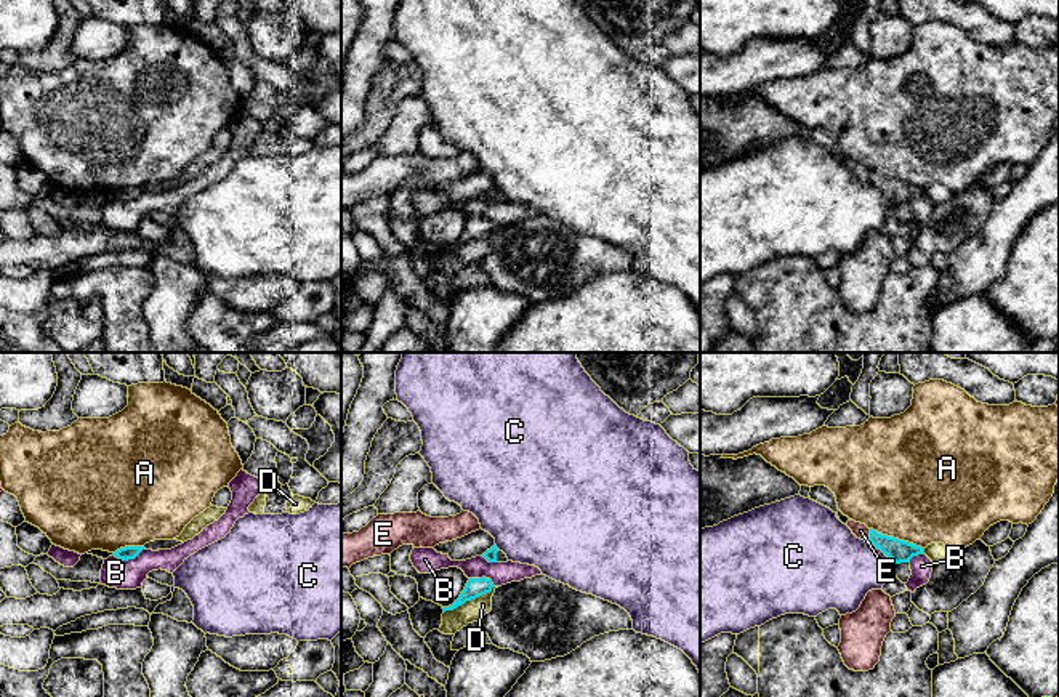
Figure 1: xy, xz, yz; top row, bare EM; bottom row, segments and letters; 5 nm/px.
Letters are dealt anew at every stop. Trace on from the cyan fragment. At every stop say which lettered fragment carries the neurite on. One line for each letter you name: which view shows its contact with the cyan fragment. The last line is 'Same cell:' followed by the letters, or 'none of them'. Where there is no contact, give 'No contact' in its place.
Same cell: none of them

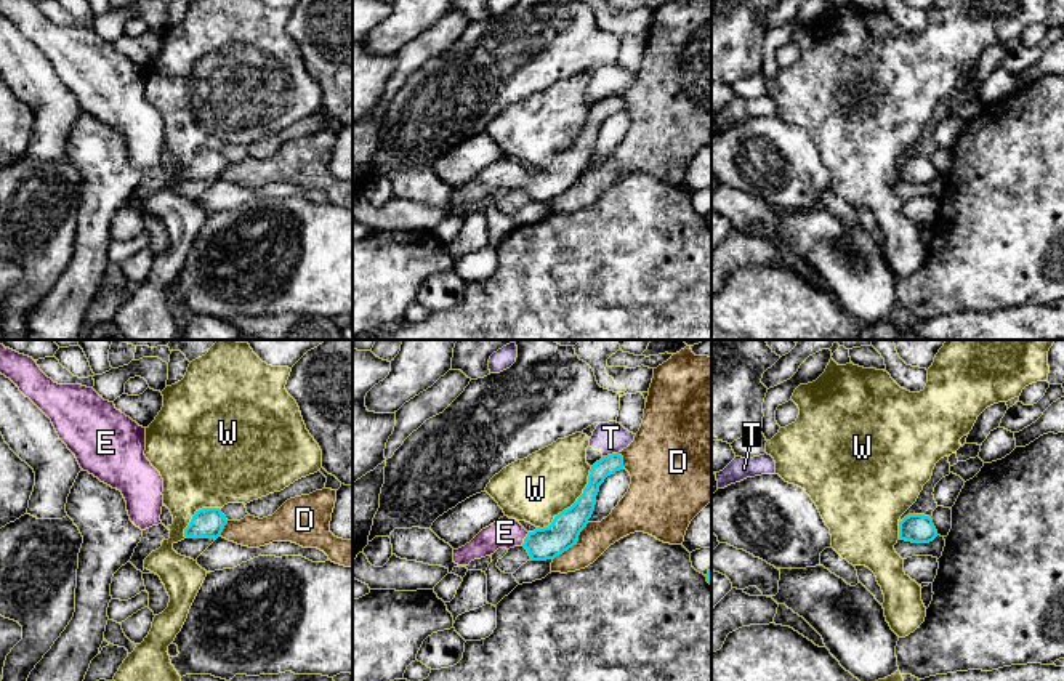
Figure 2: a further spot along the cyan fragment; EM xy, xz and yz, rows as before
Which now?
E: Touches cyan in xz
Same cell: E

